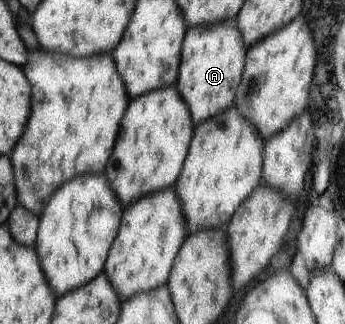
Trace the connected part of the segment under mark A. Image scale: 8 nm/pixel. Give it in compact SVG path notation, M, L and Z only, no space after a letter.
M236 18L187 30L175 86L191 112L195 127L234 105L237 87L245 68L246 52Z

